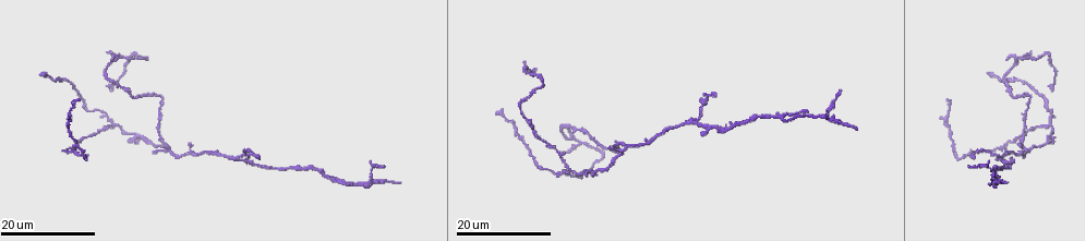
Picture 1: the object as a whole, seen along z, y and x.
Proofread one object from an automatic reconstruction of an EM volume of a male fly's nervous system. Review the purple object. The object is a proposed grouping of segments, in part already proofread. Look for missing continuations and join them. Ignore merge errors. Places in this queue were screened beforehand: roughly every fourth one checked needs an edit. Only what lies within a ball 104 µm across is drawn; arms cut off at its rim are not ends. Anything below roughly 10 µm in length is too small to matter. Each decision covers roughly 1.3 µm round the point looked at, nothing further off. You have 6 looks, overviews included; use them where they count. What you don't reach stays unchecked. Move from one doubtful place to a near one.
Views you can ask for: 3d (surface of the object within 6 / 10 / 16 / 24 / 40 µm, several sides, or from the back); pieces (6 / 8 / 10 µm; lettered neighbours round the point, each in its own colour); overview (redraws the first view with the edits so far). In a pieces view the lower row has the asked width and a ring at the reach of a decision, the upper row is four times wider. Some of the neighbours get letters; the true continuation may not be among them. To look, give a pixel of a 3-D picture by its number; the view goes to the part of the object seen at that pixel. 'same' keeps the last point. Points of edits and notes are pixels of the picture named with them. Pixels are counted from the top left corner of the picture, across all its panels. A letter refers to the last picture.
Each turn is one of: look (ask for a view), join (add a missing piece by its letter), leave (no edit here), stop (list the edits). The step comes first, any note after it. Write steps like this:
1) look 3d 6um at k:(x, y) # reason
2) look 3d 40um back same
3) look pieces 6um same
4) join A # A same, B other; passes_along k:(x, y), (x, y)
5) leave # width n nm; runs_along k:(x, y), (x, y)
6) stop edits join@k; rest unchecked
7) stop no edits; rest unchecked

look 3d 16um at 1:(838, 89) # long arm stops here

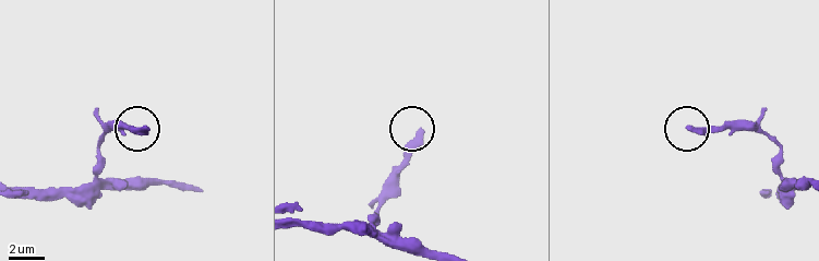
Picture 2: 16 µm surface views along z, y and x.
look pieces 10um at 2:(421, 129)

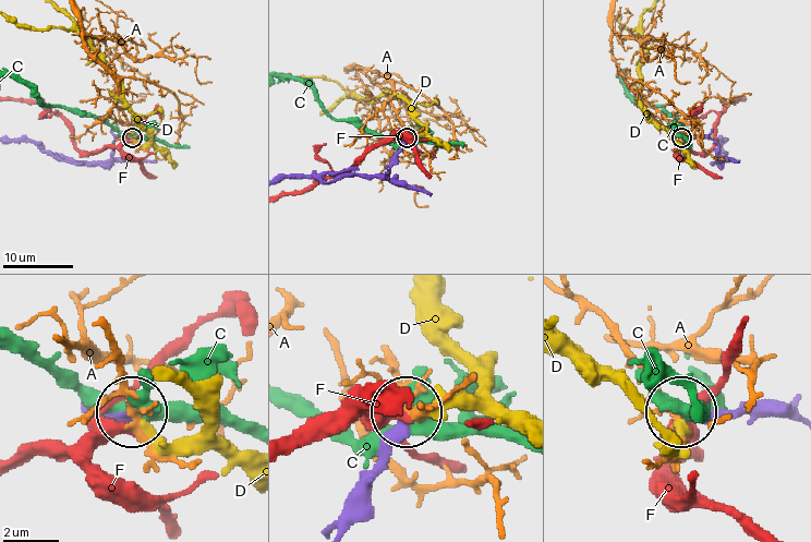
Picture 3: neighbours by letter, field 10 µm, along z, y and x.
leave # A other, C other, D other, F other; none of them fits

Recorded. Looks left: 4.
look 3d 16um at 1:(155, 153) # an open end

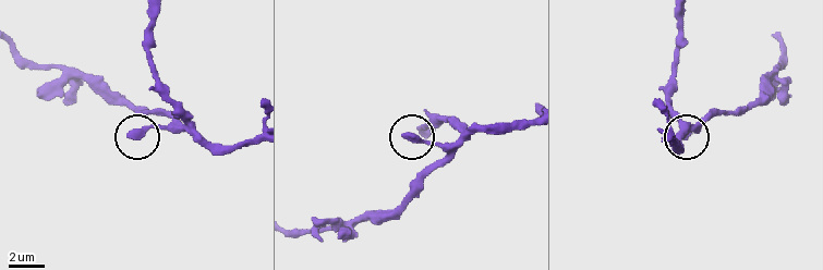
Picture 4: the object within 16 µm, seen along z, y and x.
look pieces 8um at 4:(405, 135)

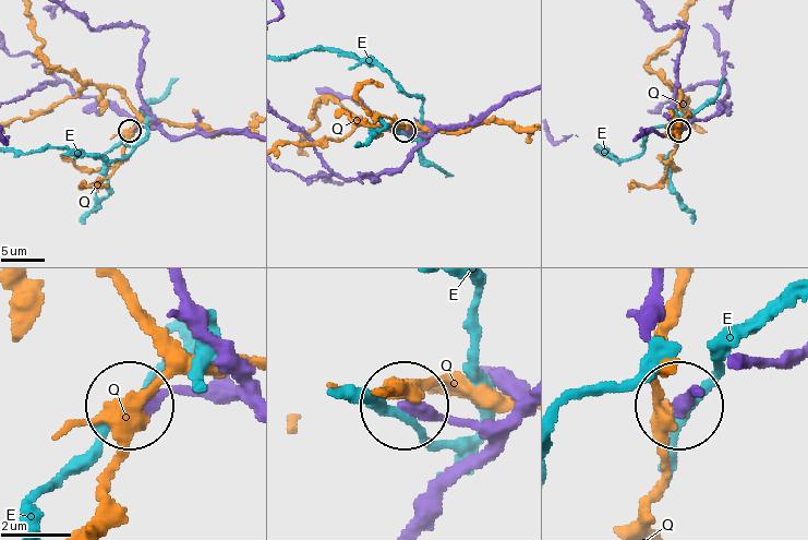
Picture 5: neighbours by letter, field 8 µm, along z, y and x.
leave # E other, Q other; runs_along 5:(502, 435), (411, 411); none of them fits

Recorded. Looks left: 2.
stop no edits; rest unchecked

